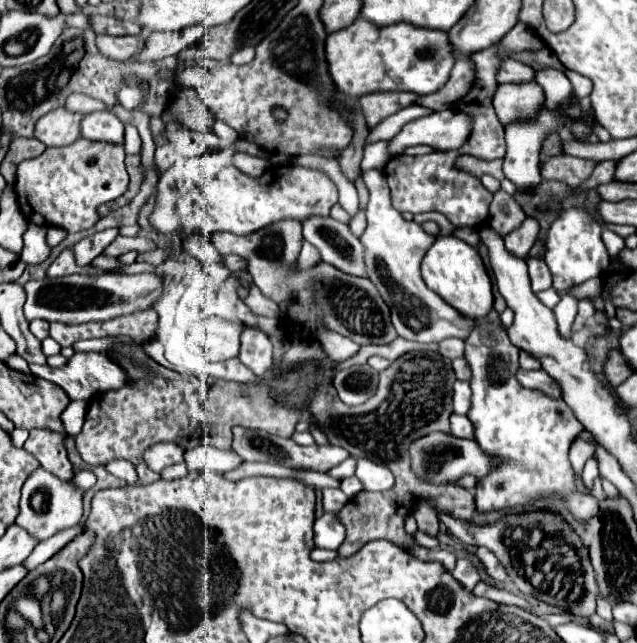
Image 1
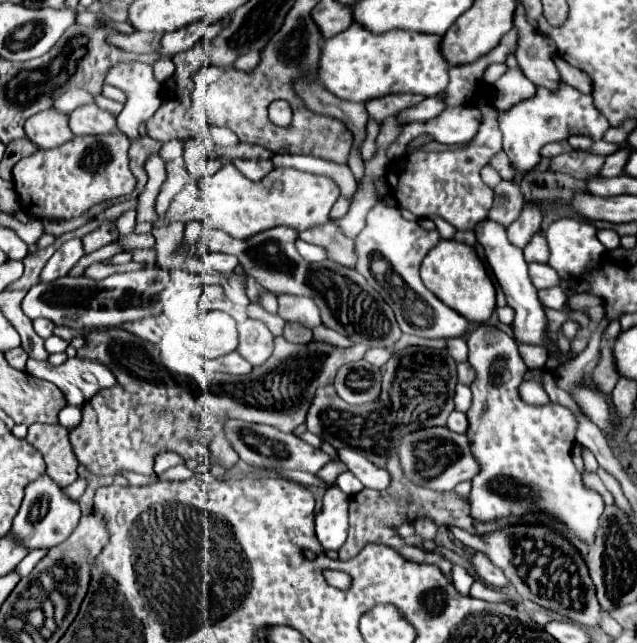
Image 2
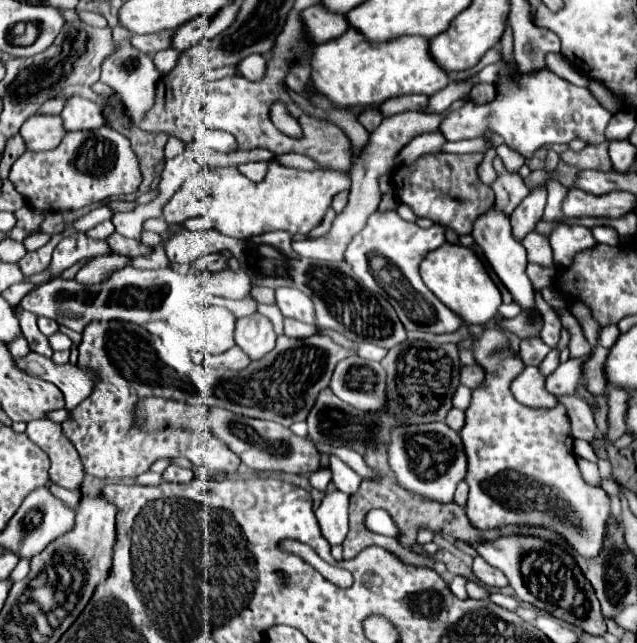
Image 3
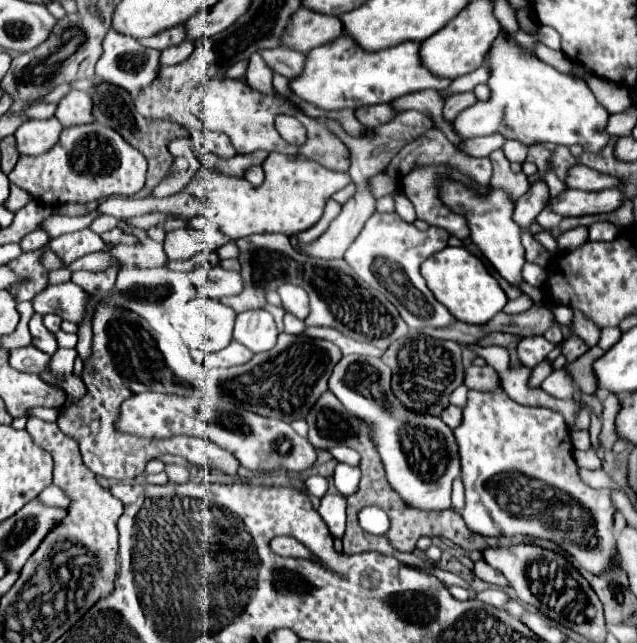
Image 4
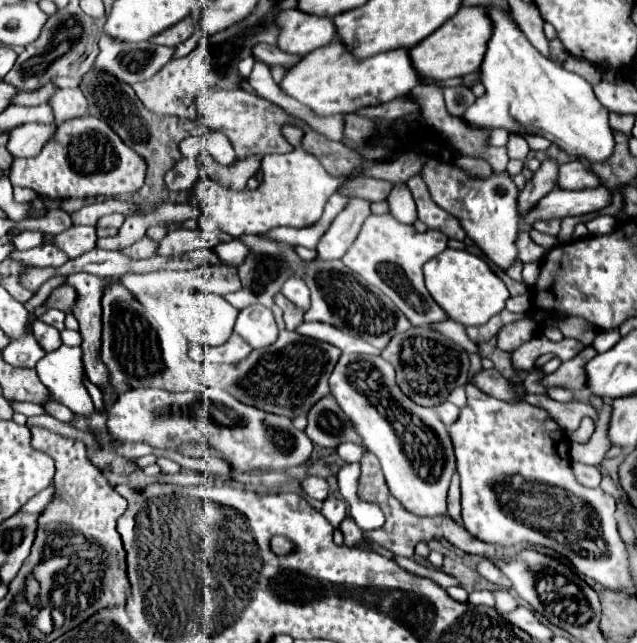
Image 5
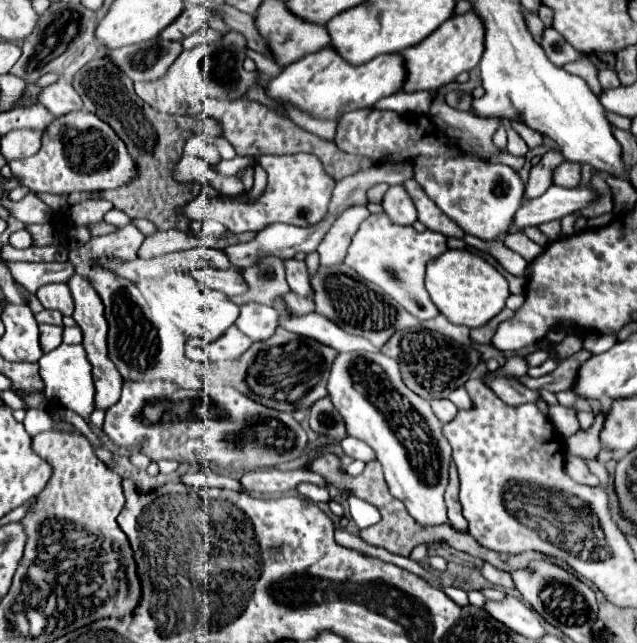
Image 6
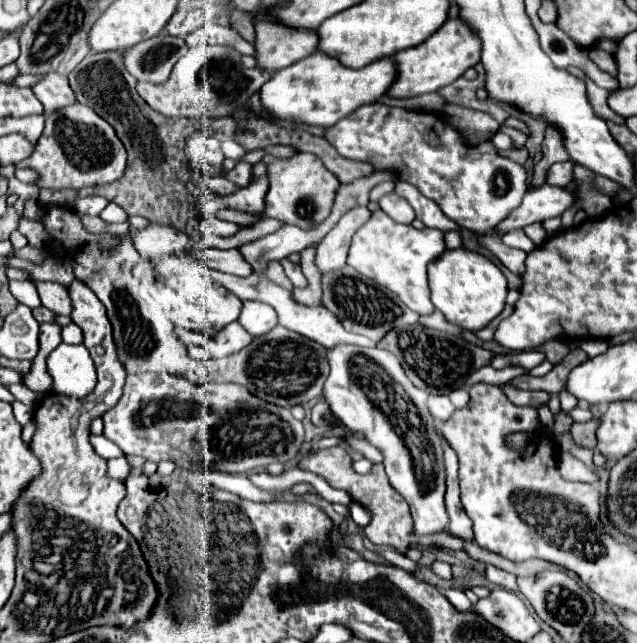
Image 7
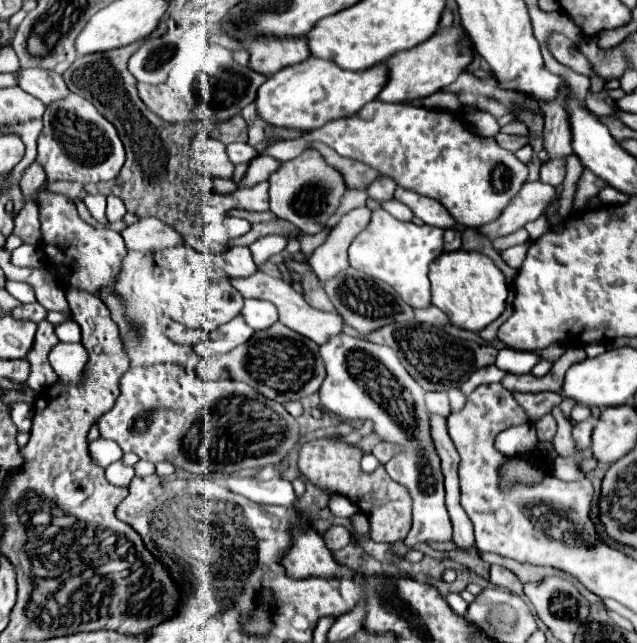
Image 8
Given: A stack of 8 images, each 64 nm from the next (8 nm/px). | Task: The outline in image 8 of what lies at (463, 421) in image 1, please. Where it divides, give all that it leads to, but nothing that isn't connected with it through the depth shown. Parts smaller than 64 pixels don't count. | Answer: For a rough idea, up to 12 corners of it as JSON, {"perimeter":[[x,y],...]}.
{"perimeter":[[428,392],[426,406],[444,418],[450,414],[448,394]]}

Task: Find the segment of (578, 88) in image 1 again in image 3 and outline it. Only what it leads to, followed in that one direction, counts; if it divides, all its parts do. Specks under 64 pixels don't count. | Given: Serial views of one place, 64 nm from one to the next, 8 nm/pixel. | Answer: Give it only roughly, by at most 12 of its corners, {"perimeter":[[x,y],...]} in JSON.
{"perimeter":[[546,56],[548,68],[570,84],[588,88],[590,78],[564,56]]}

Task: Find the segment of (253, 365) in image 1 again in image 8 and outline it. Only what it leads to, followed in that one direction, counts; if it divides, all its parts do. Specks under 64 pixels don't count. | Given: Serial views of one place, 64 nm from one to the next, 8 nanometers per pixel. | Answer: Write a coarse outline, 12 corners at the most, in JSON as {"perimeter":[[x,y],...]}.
{"perimeter":[[244,300],[242,316],[252,330],[278,320],[274,304]]}

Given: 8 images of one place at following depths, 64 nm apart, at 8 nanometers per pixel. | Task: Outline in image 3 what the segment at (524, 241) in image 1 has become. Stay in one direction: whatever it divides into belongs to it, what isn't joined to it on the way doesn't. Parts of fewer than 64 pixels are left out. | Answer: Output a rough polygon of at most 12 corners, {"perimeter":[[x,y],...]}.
{"perimeter":[[532,190],[510,216],[512,236],[524,240],[542,220],[546,190]]}

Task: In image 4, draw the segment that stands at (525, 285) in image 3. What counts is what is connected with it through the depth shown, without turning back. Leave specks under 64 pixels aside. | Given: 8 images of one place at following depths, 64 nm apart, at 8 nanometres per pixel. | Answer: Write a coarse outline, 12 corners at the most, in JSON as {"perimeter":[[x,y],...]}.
{"perimeter":[[444,180],[440,198],[468,218],[470,238],[522,288],[522,230],[506,192],[476,196]]}

